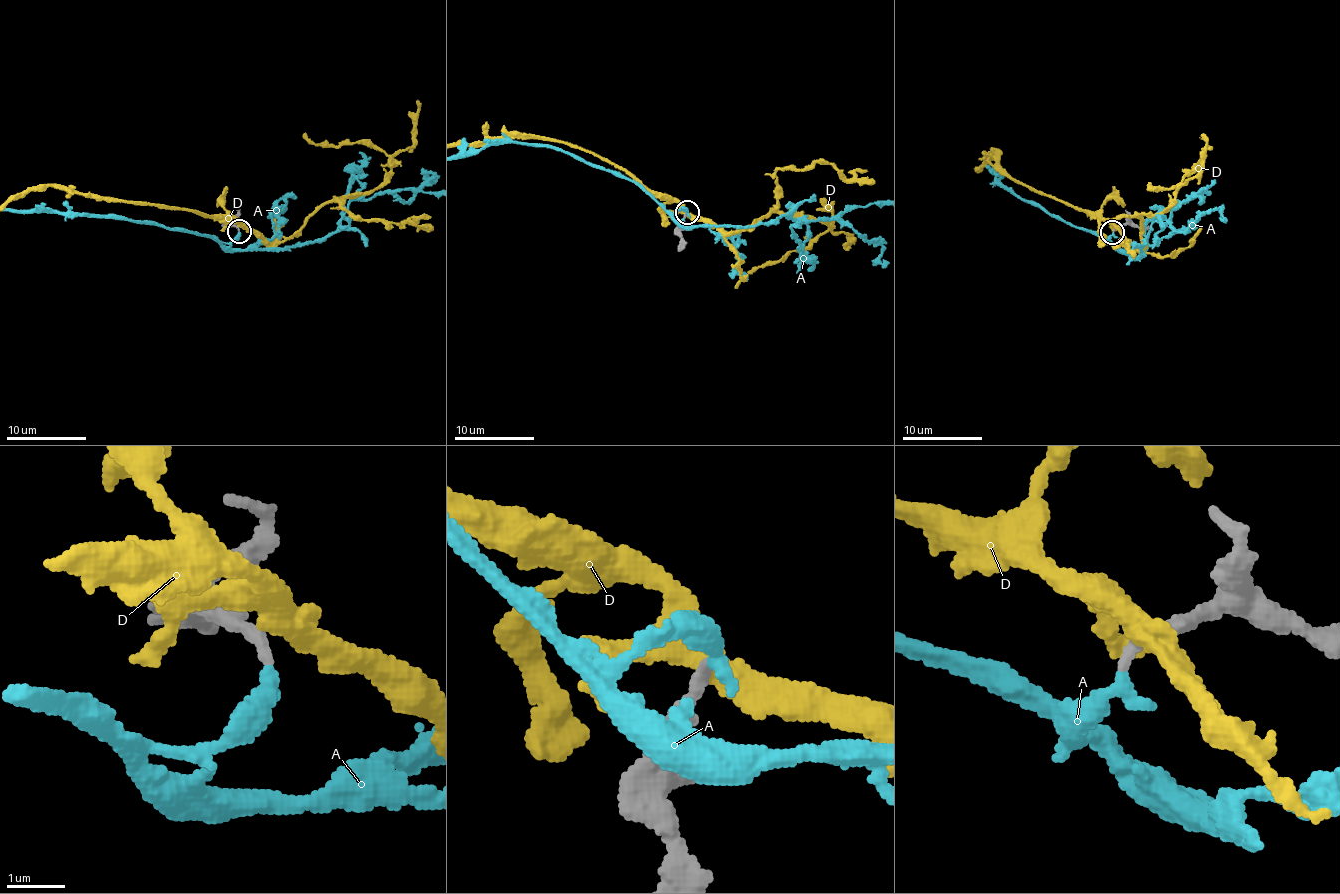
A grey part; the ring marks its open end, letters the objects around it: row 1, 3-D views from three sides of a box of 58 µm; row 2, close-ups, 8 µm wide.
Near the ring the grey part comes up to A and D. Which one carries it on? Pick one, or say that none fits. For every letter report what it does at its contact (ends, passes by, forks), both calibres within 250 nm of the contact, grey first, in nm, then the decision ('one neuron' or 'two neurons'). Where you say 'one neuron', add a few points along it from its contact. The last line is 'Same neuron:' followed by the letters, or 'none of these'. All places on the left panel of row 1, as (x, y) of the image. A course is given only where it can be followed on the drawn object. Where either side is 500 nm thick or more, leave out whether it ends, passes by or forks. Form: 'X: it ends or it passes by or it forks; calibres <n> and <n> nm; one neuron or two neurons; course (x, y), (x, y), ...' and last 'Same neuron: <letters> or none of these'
A: it ends; calibres 200 and 320 nm; one neuron
D: it passes by; calibres 280 and 440 nm; two neurons
Same neuron: A

